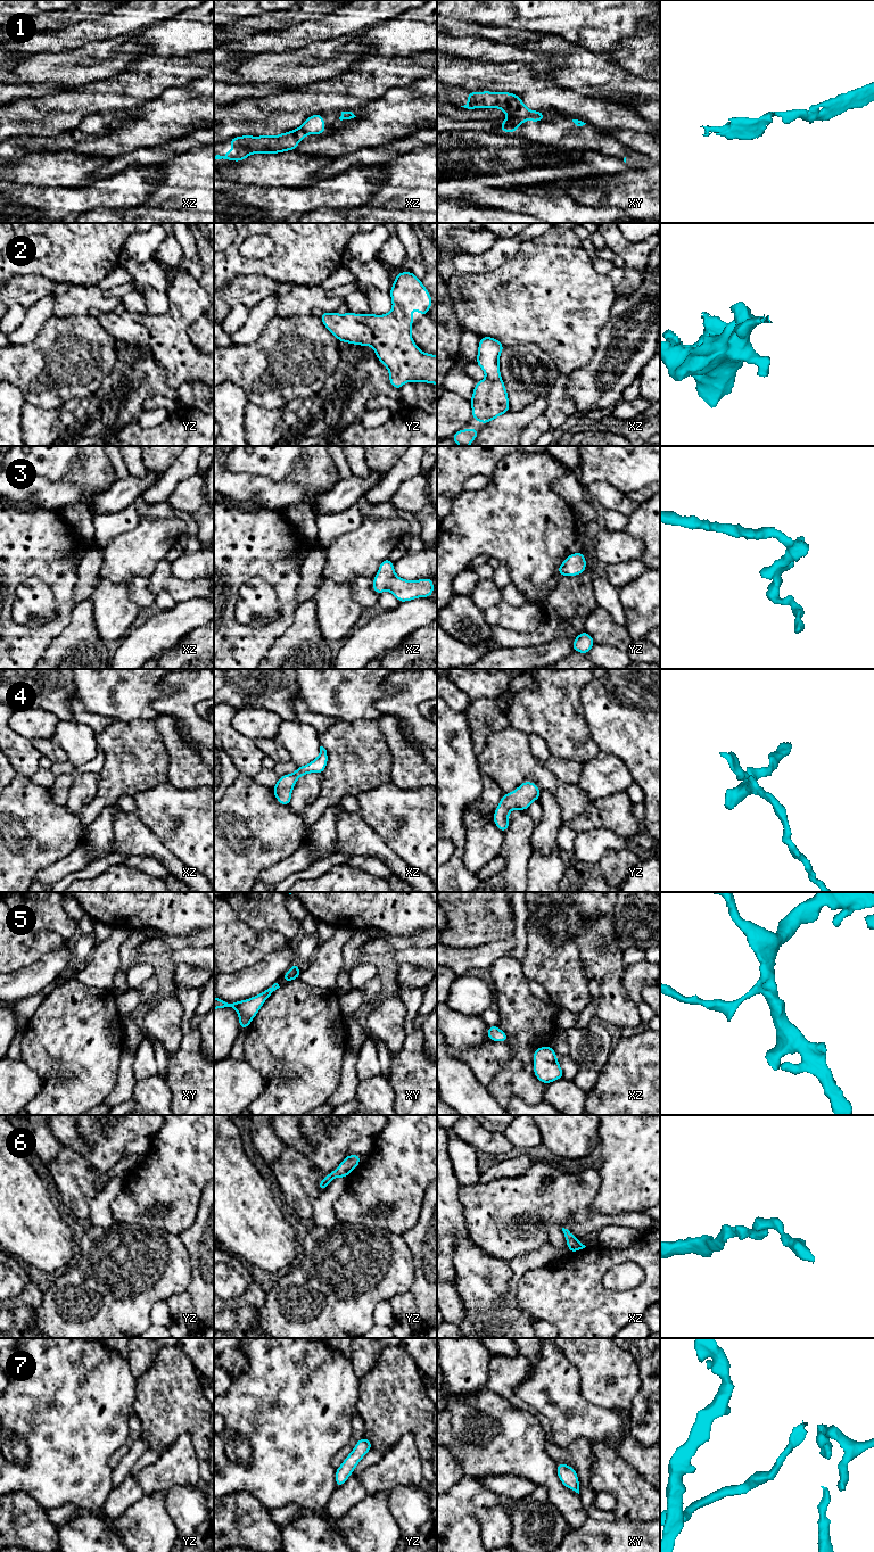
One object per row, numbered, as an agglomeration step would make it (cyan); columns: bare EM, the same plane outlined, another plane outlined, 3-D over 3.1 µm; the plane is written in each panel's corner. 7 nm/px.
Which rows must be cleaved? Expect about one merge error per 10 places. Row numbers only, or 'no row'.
no row

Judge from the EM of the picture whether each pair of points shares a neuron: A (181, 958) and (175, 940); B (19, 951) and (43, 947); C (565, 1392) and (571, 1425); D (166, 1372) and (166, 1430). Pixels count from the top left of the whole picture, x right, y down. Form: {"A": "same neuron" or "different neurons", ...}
{"A": "different neurons", "B": "same neuron", "C": "same neuron", "D": "same neuron"}

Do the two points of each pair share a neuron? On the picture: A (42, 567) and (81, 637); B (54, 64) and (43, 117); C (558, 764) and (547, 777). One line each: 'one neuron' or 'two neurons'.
A: two neurons
B: two neurons
C: two neurons

